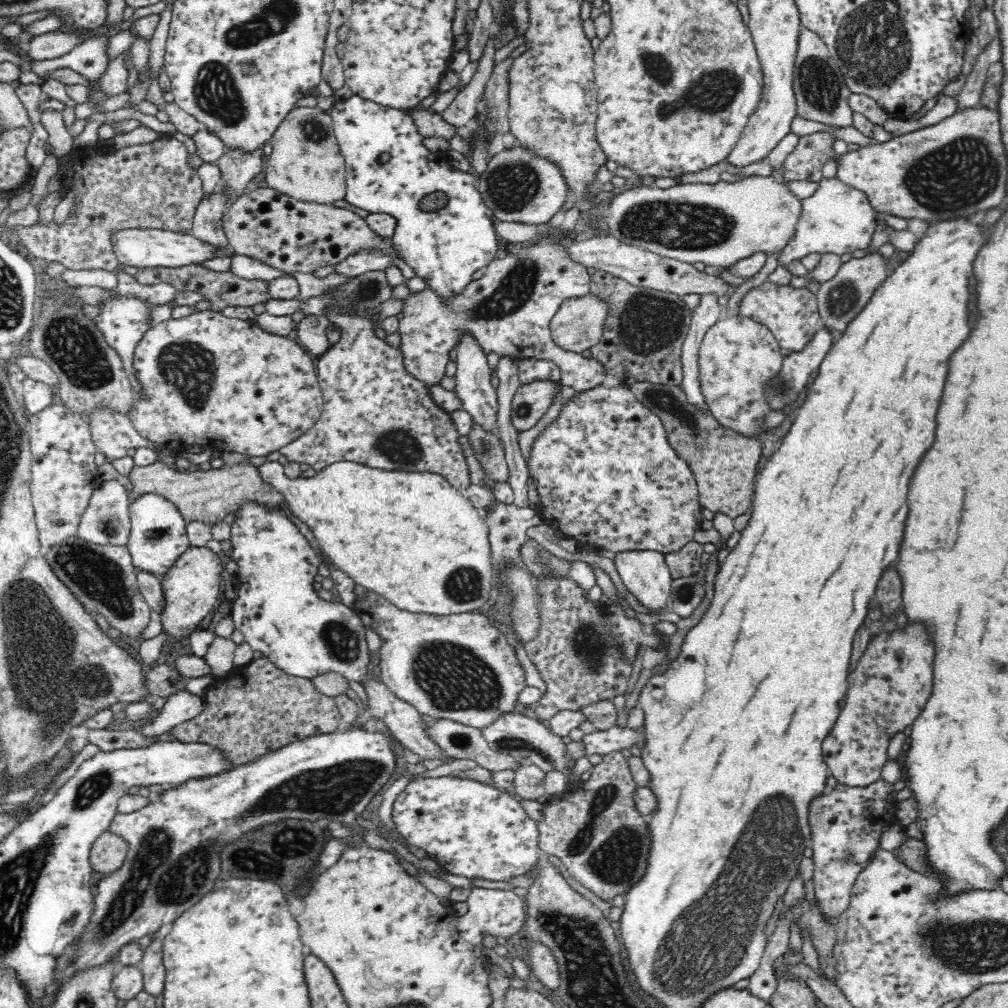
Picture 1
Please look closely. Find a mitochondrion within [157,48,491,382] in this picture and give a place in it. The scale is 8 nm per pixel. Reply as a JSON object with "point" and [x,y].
{"point":[215,92]}

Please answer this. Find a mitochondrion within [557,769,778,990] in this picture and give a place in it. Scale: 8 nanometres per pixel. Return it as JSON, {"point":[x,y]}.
{"point":[618,859]}

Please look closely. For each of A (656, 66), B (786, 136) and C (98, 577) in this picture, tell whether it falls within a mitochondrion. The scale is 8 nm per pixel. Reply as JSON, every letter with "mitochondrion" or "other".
{"A":"mitochondrion","B":"other","C":"mitochondrion"}

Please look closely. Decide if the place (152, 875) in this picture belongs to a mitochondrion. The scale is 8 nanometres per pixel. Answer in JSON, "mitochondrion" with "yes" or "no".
{"mitochondrion":"yes"}

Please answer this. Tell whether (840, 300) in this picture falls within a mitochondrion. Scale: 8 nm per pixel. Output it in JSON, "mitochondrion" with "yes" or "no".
{"mitochondrion":"yes"}

